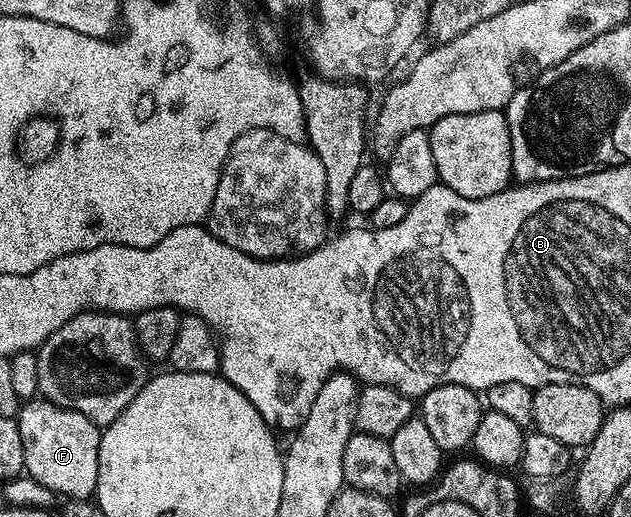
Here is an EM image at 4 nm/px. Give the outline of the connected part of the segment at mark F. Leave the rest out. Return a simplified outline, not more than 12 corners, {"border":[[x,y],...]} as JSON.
{"border":[[45,400],[18,411],[25,473],[94,494],[102,430]]}

